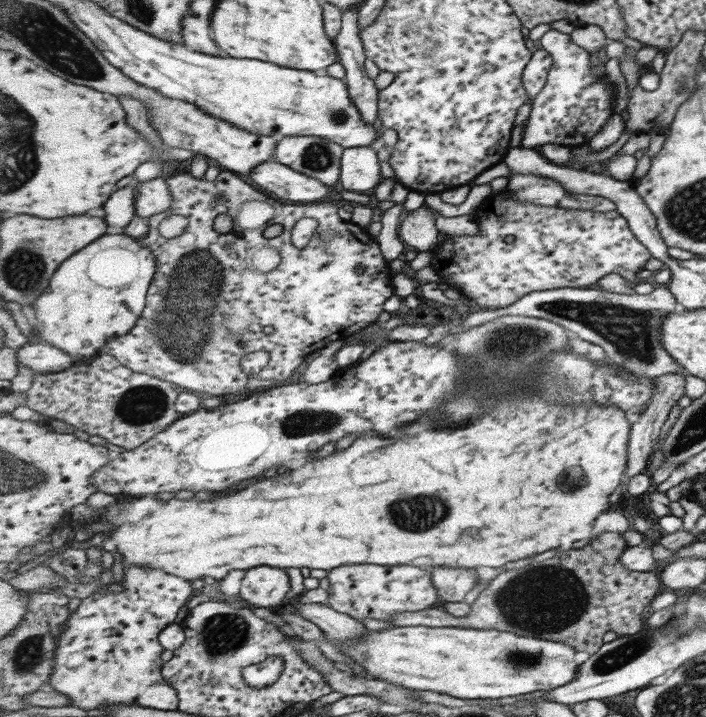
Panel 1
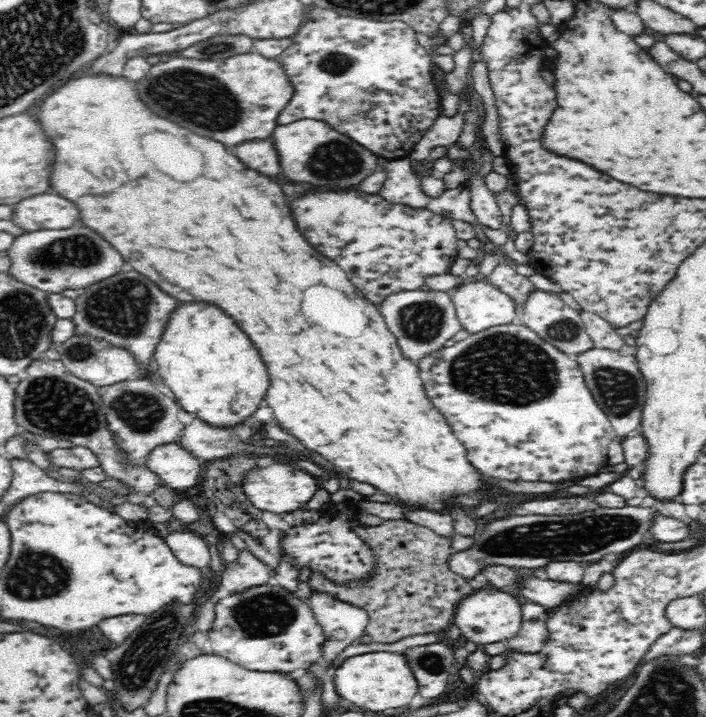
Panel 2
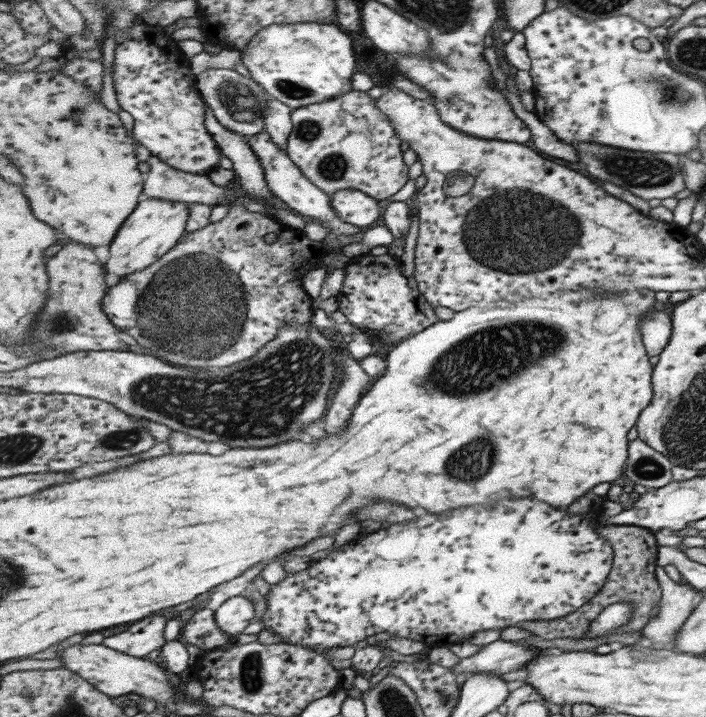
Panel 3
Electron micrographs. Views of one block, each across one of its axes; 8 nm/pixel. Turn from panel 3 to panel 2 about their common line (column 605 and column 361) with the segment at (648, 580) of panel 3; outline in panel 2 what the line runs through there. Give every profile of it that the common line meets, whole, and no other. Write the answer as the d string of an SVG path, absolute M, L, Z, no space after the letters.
M408 519L385 520L383 523L367 527L357 525L353 528L358 536L375 550L377 556L376 574L369 580L357 585L334 585L326 581L320 573L312 573L309 577L311 592L328 594L338 601L360 607L369 617L365 634L372 637L372 641L382 644L394 644L403 638L421 634L438 634L444 628L448 630L454 624L454 613L463 598L468 597L474 589L468 579L456 574L449 567L449 558L455 553L449 538L436 535L432 529L414 524Z

